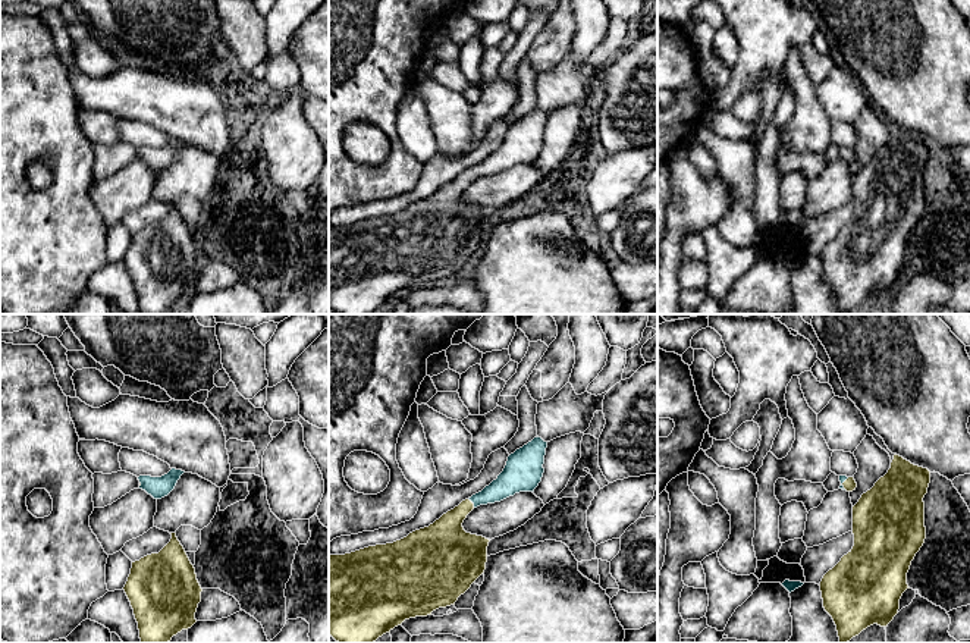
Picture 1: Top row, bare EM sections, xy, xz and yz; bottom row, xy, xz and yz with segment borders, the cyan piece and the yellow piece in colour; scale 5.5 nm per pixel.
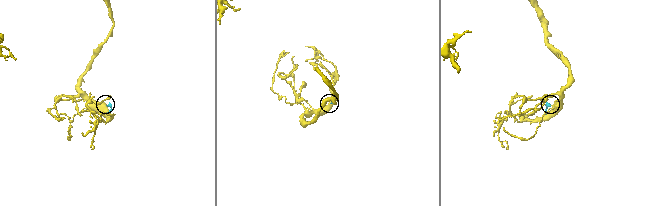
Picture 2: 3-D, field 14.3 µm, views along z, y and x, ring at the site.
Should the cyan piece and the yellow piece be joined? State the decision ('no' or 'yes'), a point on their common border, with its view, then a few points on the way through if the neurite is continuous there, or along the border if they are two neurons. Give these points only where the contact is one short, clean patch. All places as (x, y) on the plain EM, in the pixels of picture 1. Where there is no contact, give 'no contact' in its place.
yes; meets cyan in xz at (471, 172)

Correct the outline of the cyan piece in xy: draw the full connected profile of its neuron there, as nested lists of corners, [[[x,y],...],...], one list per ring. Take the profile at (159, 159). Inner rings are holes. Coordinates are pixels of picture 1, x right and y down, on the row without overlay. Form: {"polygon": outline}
{"polygon": [[[172,139],[167,145],[161,148],[139,147],[139,160],[145,161],[154,170],[161,170],[167,167],[176,157],[178,151],[185,142]]]}

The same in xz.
{"polygon": [[[534,109],[508,128],[503,142],[481,163],[462,172],[429,198],[415,201],[393,214],[368,217],[345,226],[329,228],[329,307],[338,314],[374,314],[405,291],[431,286],[439,279],[455,276],[471,255],[484,244],[489,210],[467,204],[462,198],[467,186],[480,176],[500,173],[519,163],[534,163],[541,153],[547,113]]]}

